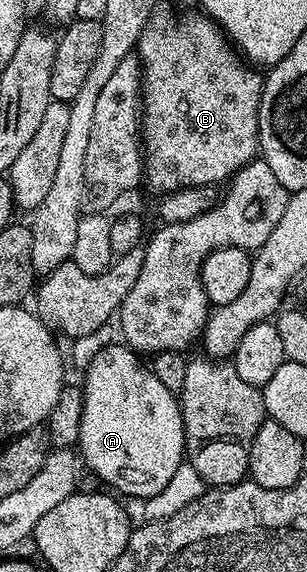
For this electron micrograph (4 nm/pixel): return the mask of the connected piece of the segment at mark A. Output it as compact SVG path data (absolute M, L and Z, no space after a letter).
M123 343L108 345L93 355L92 362L88 365L88 374L82 380L84 406L78 451L87 468L96 473L109 490L145 499L158 495L170 483L170 479L174 478L174 471L186 461L186 454L184 416L177 394L171 393L158 380L158 375L154 375L151 368L139 360L143 361Z

